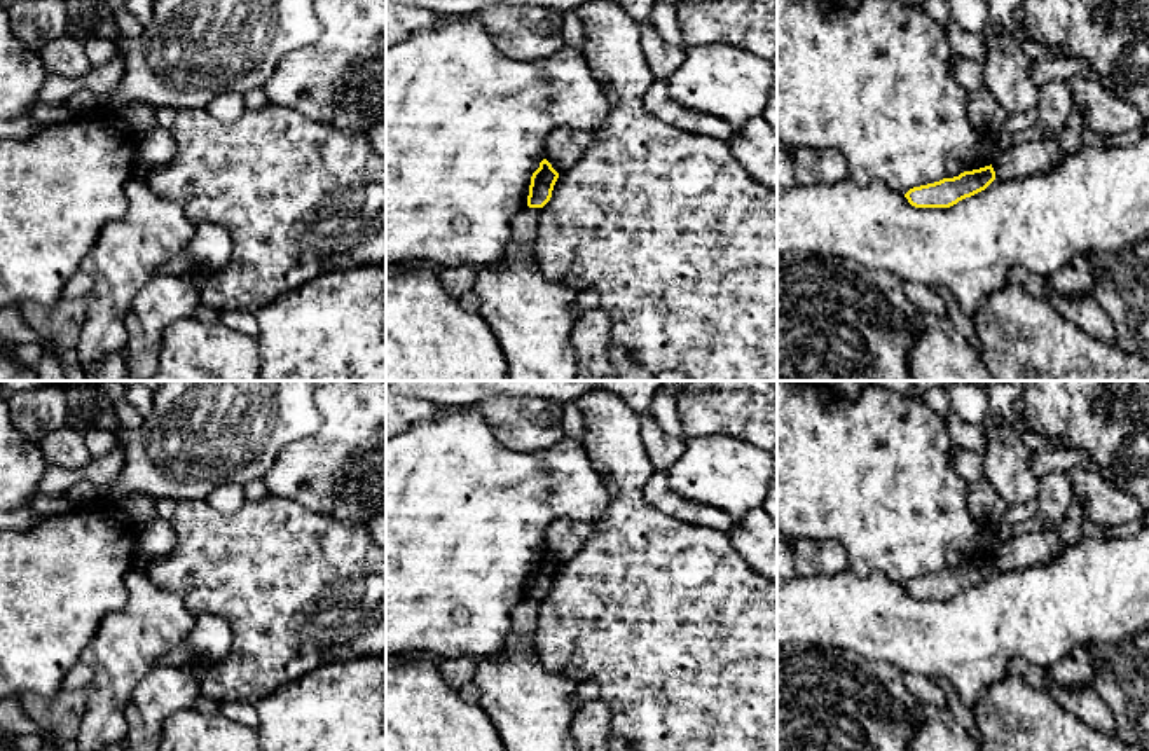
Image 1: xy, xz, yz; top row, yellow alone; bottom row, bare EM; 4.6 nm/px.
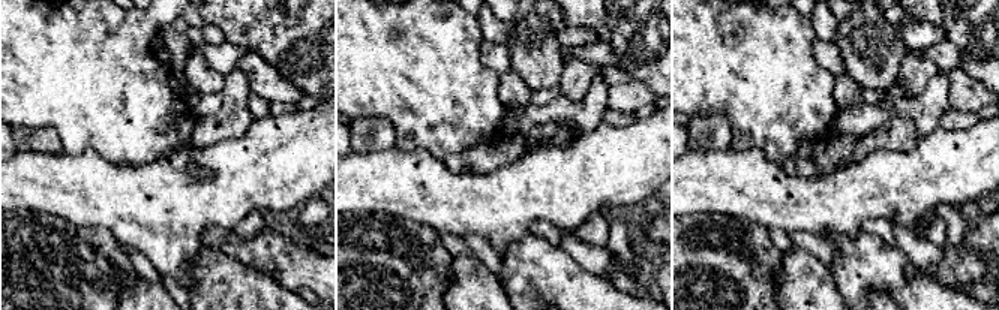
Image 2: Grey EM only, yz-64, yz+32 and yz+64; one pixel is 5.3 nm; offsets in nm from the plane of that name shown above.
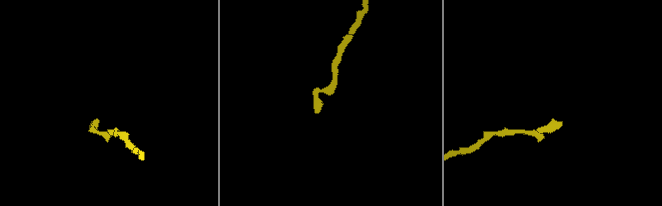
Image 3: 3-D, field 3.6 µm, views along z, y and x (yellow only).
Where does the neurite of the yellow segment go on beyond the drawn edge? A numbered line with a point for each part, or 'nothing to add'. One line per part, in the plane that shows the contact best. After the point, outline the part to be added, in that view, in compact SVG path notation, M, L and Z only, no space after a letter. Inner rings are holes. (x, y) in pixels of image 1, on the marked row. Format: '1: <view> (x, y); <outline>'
nothing to add

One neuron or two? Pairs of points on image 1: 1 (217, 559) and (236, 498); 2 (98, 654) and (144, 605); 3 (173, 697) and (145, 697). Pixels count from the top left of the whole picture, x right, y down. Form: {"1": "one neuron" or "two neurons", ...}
{"1": "two neurons", "2": "one neuron", "3": "one neuron"}

